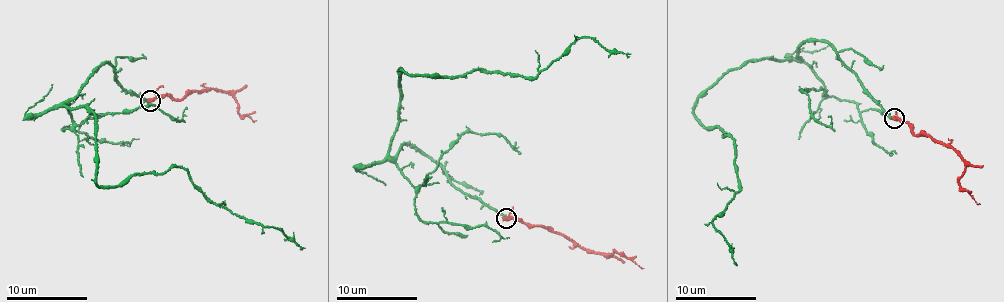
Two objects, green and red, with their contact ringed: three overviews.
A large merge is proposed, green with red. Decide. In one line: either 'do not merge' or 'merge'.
merge

